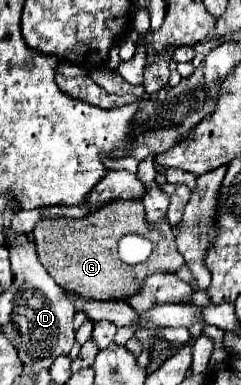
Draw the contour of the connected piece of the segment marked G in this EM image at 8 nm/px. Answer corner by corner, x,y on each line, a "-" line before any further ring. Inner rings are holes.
117,200
85,218
45,218
35,230
37,254
51,278
67,292
75,292
95,300
127,300
137,294
147,276
155,272
175,274
185,262
175,248
175,238
169,222
161,226
145,226
145,212
141,200
-
125,234
139,234
153,242
151,256
135,266
121,262
117,256
117,240

